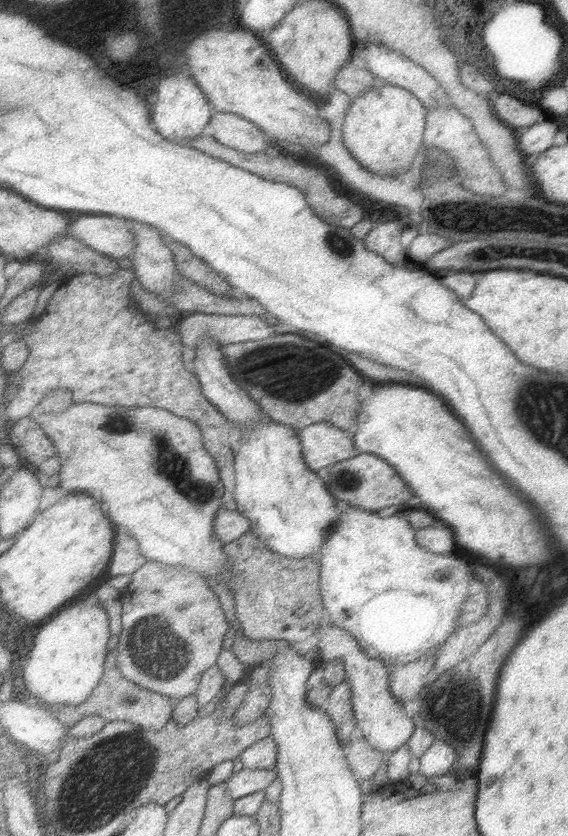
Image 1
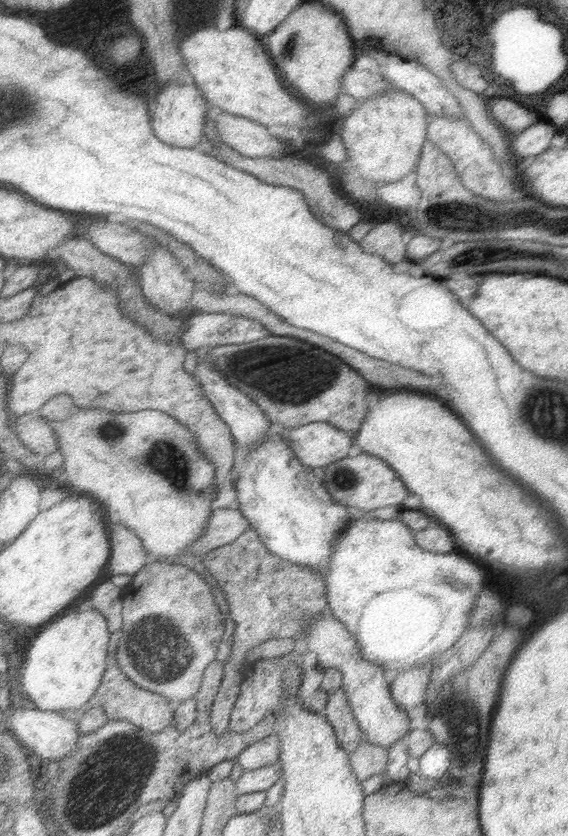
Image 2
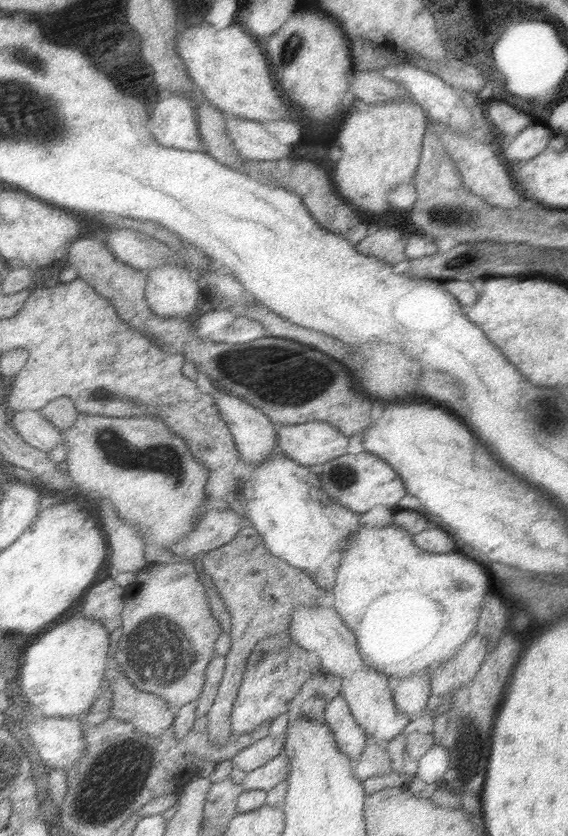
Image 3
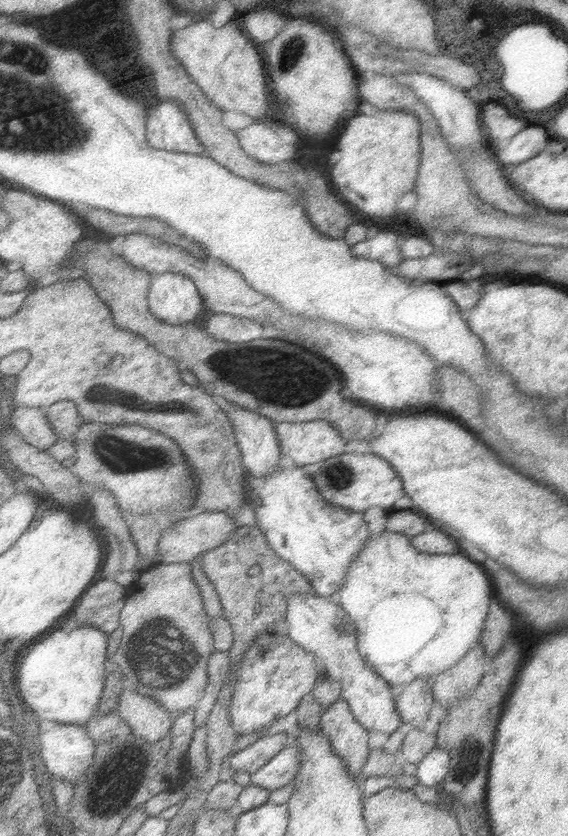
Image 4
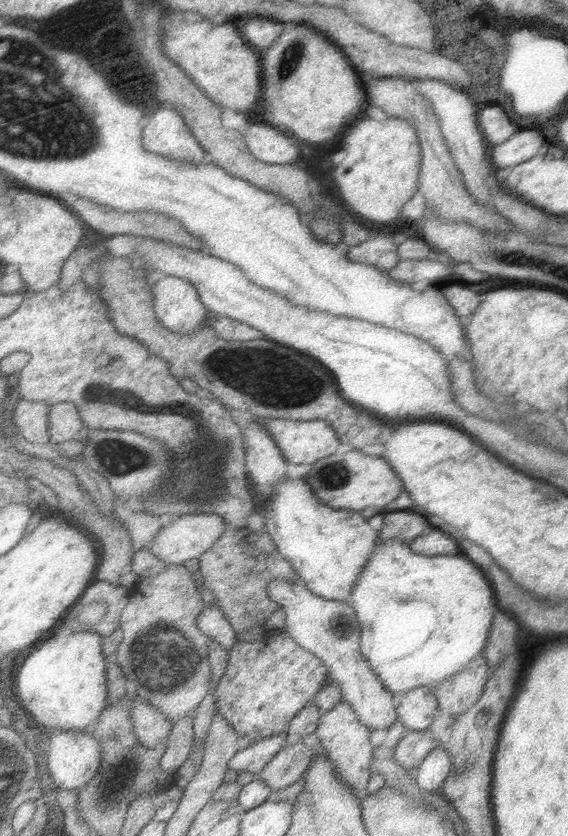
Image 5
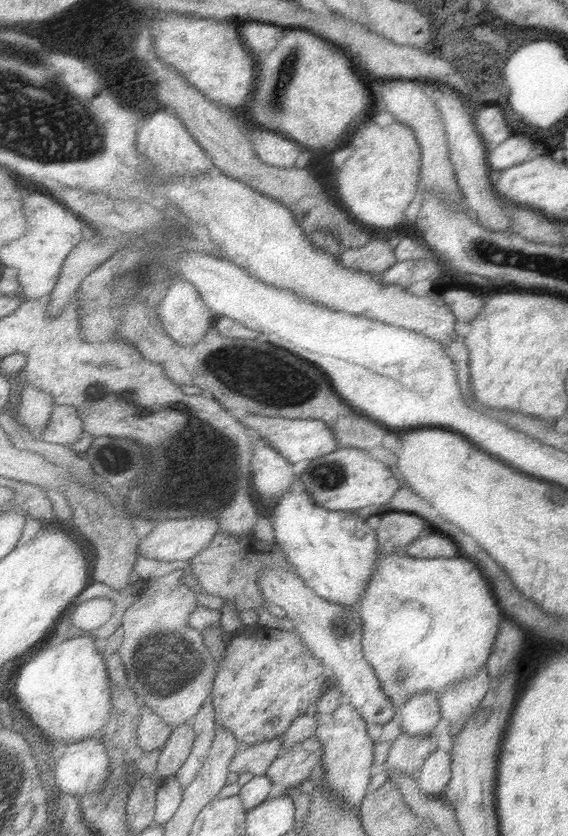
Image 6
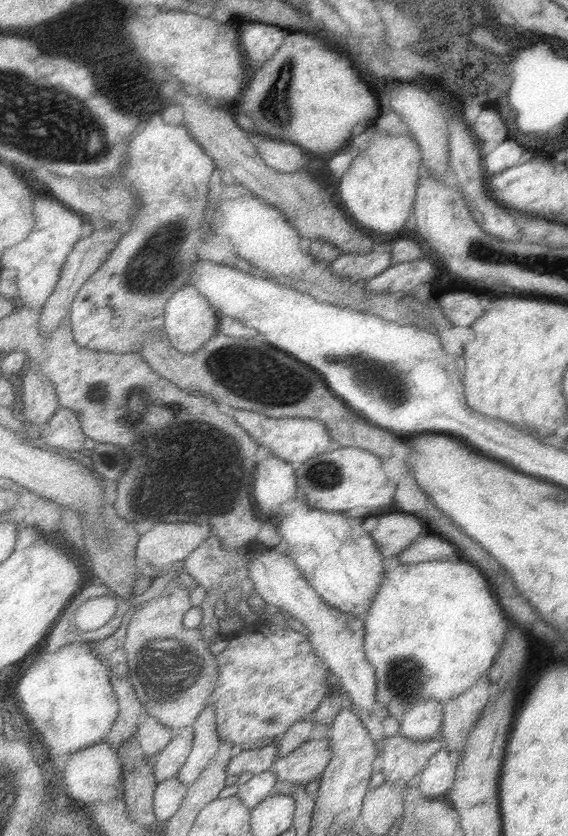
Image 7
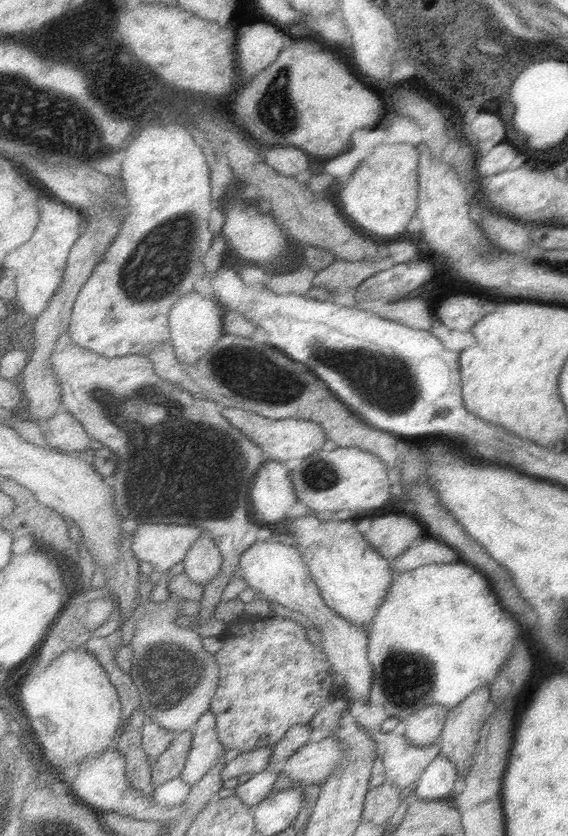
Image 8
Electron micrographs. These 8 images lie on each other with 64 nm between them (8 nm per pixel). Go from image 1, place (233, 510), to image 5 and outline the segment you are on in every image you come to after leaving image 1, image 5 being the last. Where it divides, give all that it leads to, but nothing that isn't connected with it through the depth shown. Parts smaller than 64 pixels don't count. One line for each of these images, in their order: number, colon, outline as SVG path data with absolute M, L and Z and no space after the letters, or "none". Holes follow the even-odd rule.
2: M219 508L213 512L213 518L209 522L209 530L205 536L193 546L197 552L217 550L221 546L237 542L247 530L251 528L251 520L243 514L243 510L231 510L231 508Z
3: M209 510L205 512L201 524L197 524L195 532L187 536L181 544L173 546L173 554L189 556L189 558L201 558L203 554L215 552L217 548L223 548L225 544L233 542L245 526L251 526L251 522L245 516L239 516L235 510Z
4: M211 510L211 512L203 512L199 516L187 518L183 520L177 530L161 530L163 538L159 538L159 554L163 556L163 564L177 564L177 562L193 562L195 558L201 558L203 554L223 546L241 526L237 526L235 518L229 512L221 512L221 510Z
5: M187 514L181 516L177 522L173 522L171 526L163 526L155 538L155 542L151 544L151 548L147 548L155 558L163 560L167 566L179 566L191 558L201 558L205 552L209 552L211 548L215 548L217 542L221 542L223 534L233 528L225 516L221 514Z

